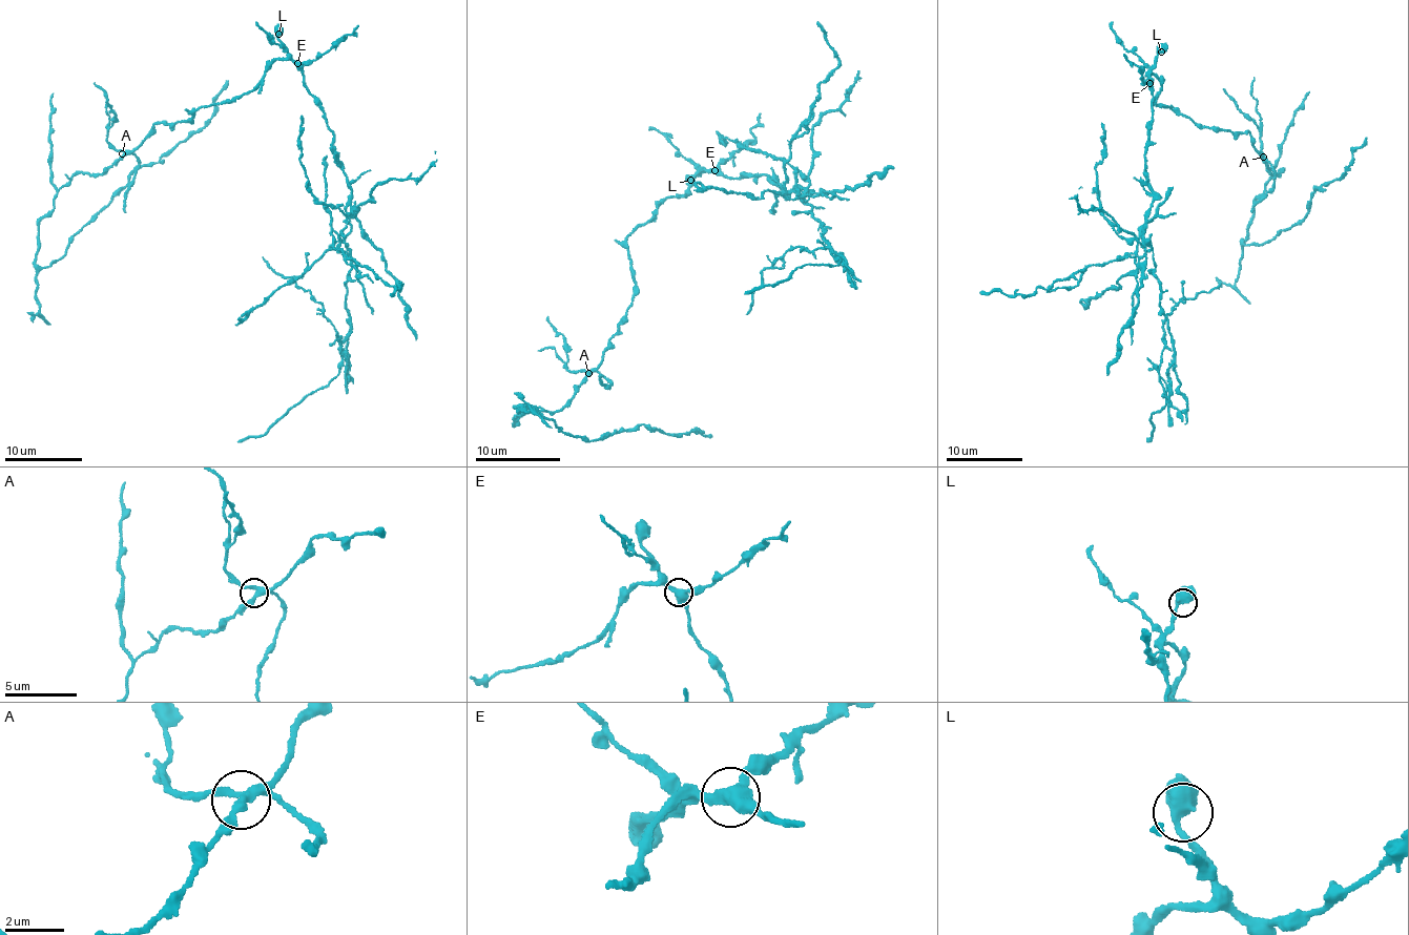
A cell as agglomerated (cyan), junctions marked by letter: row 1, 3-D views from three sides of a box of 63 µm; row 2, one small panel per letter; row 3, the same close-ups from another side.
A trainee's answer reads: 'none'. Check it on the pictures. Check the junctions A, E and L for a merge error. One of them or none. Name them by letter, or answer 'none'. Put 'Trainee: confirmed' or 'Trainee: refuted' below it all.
E
Trainee: refuted

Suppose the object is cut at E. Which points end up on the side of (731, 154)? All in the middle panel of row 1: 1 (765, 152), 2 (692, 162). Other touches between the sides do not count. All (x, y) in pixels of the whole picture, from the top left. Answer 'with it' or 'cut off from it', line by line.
1: cut off from it
2: with it

